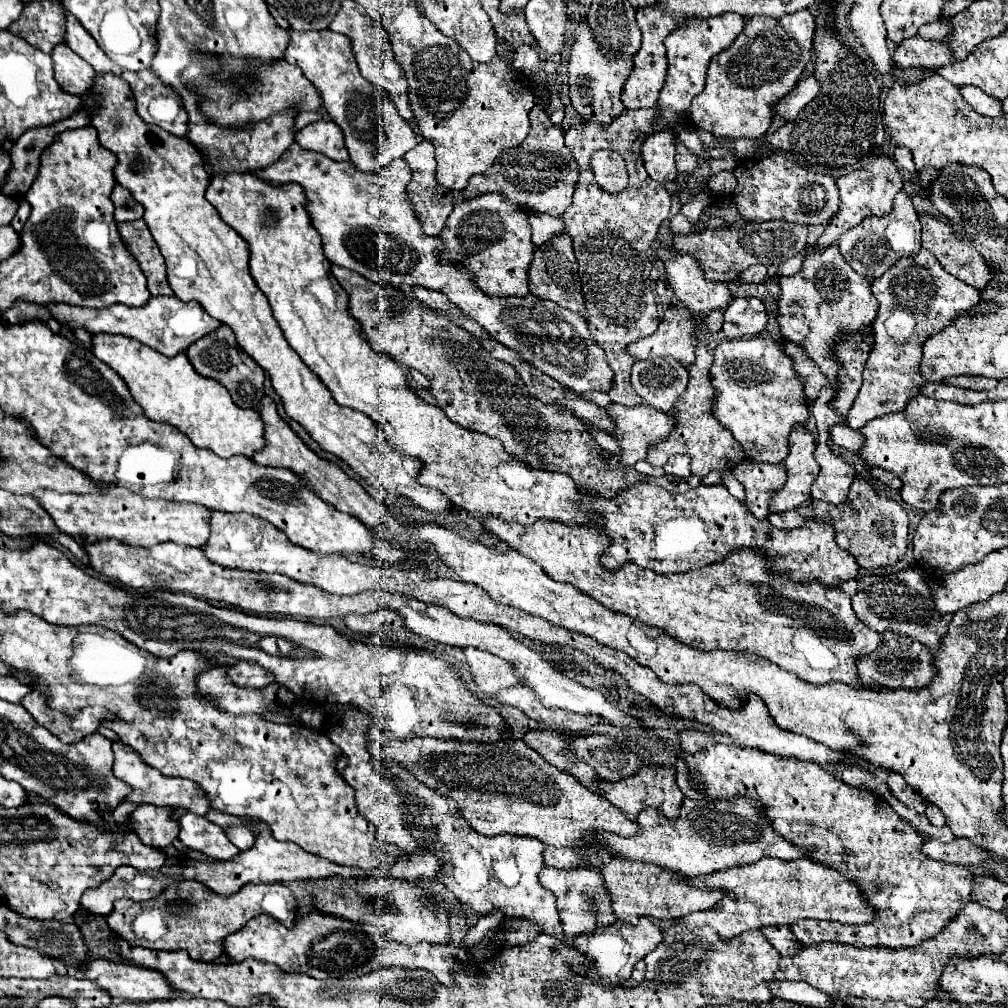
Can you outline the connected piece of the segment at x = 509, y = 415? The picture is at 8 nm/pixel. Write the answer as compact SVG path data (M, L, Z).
M331 266L331 270L337 282L349 294L349 310L361 322L363 330L369 334L373 348L427 376L431 380L429 394L437 400L437 406L455 424L497 438L499 442L503 442L503 448L513 458L519 458L531 468L543 468L543 470L547 468L551 472L569 474L575 480L577 488L585 492L593 492L595 496L613 498L617 492L621 492L621 488L629 488L629 484L651 482L649 476L639 474L633 468L623 468L617 456L609 454L607 450L601 450L595 444L589 444L593 442L593 438L589 436L589 432L583 428L579 420L573 420L573 416L569 416L569 412L565 412L563 408L553 408L553 404L541 404L541 400L529 396L529 392L525 392L525 384L521 384L521 376L517 376L517 372L513 372L509 364L501 364L501 360L493 360L489 352L481 352L481 344L477 344L477 338L471 332L455 326L447 318L437 316L429 306L425 306L415 296L403 296L403 292L397 286L383 286L371 282L353 270L337 268L337 266Z

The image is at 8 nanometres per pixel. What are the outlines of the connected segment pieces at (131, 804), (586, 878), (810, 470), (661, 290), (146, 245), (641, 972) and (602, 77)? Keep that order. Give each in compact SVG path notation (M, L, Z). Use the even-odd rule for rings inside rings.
M113 740L113 754L115 754L113 776L117 776L125 784L129 784L131 794L109 814L101 812L101 816L105 820L125 824L129 820L131 812L141 804L153 804L153 806L161 806L161 808L181 808L181 810L187 810L187 812L197 814L197 816L205 816L209 812L209 800L205 800L205 792L201 792L201 788L197 788L197 784L193 784L191 780L163 776L161 772L157 772L155 768L145 764L141 760L141 756L137 756L137 752L133 752L133 748L129 748L127 744L121 744L119 740Z
M543 868L539 882L543 888L551 890L557 896L557 908L559 908L559 918L563 924L563 932L567 936L567 944L571 944L571 940L577 934L591 934L601 926L609 926L615 924L615 916L611 910L611 898L603 888L603 880L599 876L597 868L577 868L571 872L559 872L555 868Z
M797 424L789 434L789 456L785 462L787 482L779 488L769 502L770 512L787 512L807 502L811 496L811 482L819 472L819 464L813 458L815 440L803 424Z
M657 280L657 296L659 296L661 308L665 310L659 328L657 328L651 336L641 338L641 340L629 344L627 352L629 352L629 356L633 356L635 362L671 356L671 358L675 358L677 362L681 362L681 364L685 364L685 366L691 366L693 360L695 360L695 324L701 324L701 326L707 328L709 332L717 332L717 330L721 330L721 326L723 326L723 314L721 314L721 312L713 312L713 314L707 316L703 322L691 318L691 314L689 314L689 312L685 310L685 306L675 298L673 290L671 290L671 288L667 286L667 282L663 282L663 280Z
M133 220L133 222L121 222L119 234L123 242L127 244L129 252L137 258L141 264L141 270L147 276L147 286L153 296L171 296L171 288L165 278L165 260L161 256L161 250L157 242L153 240L145 220Z
M641 960L641 962L637 962L637 964L635 964L631 978L629 978L623 986L637 986L637 984L641 984L641 982L643 982L643 978L645 978L645 962Z
M583 24L575 34L575 44L571 48L569 56L569 96L573 108L579 112L585 120L595 120L601 124L609 124L613 118L617 118L625 106L621 102L621 88L633 68L631 60L617 58L609 60L599 54L599 48L593 40L593 34L587 24Z

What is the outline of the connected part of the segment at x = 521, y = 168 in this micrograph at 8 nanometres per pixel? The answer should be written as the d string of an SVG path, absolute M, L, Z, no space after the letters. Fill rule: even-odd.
M535 98L535 106L529 112L529 122L531 122L529 136L523 140L521 146L509 150L509 156L505 154L501 156L501 162L497 164L495 174L491 172L491 174L471 176L469 184L461 190L461 194L467 200L481 194L489 194L489 192L501 192L501 196L505 196L509 202L517 204L519 208L529 208L529 210L545 212L551 216L561 216L569 208L575 182L579 176L579 166L571 156L569 148L565 148L561 128L557 128L549 120L545 108L541 108L539 98Z

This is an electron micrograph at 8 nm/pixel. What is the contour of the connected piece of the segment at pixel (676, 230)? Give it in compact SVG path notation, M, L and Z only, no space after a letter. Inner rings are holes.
M677 214L677 216L671 220L671 228L669 228L669 234L671 234L671 236L689 234L691 230L693 230L693 224L691 224L683 214Z

